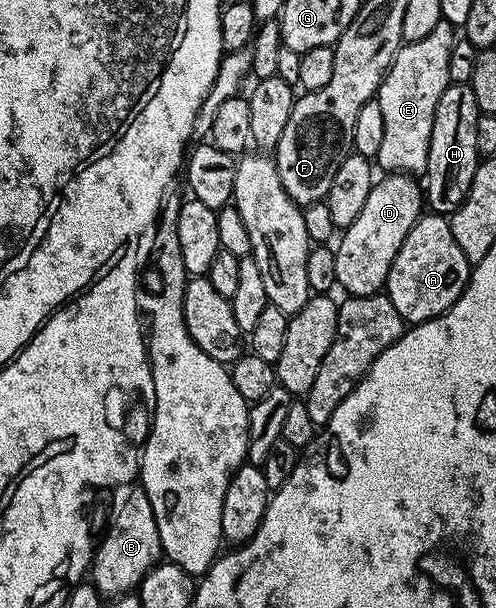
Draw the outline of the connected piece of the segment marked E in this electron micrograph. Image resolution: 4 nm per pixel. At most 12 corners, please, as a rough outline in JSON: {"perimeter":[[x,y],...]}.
{"perimeter":[[456,25],[395,52],[379,84],[374,159],[423,174],[437,102],[451,83]]}

